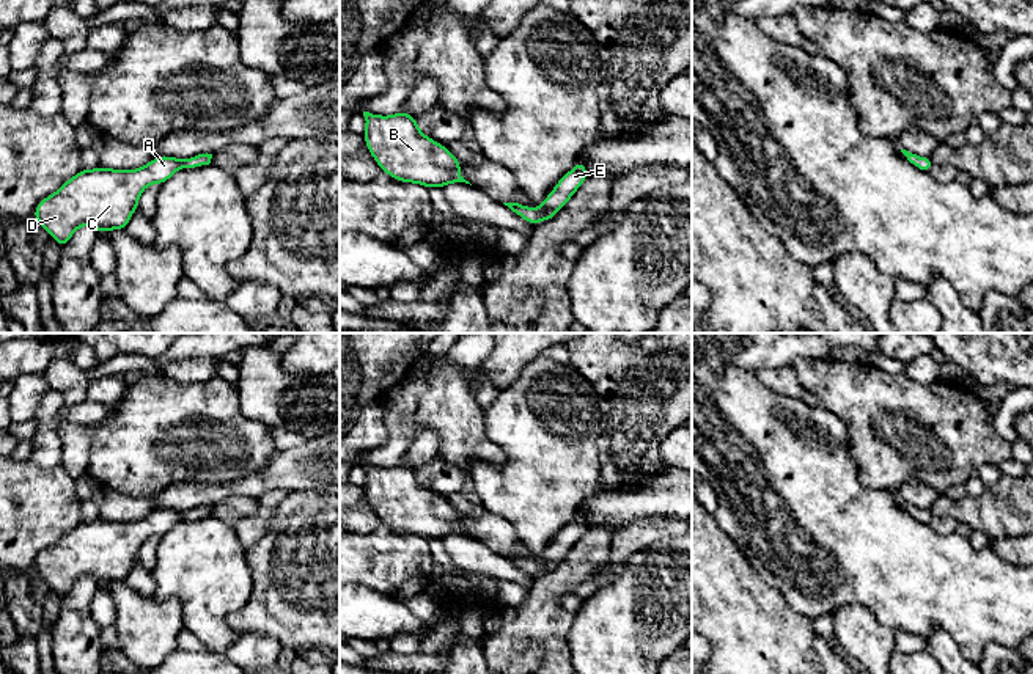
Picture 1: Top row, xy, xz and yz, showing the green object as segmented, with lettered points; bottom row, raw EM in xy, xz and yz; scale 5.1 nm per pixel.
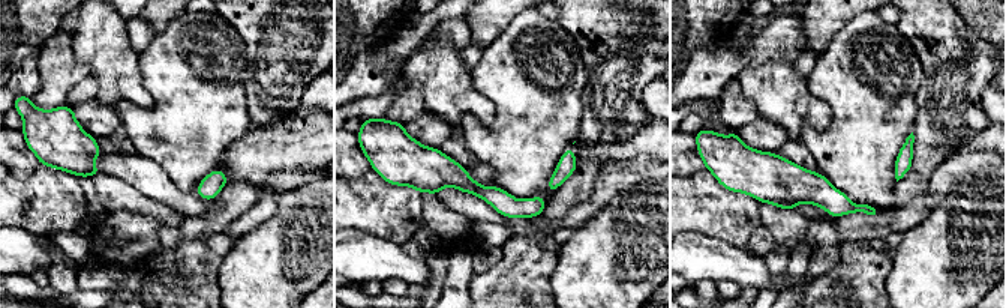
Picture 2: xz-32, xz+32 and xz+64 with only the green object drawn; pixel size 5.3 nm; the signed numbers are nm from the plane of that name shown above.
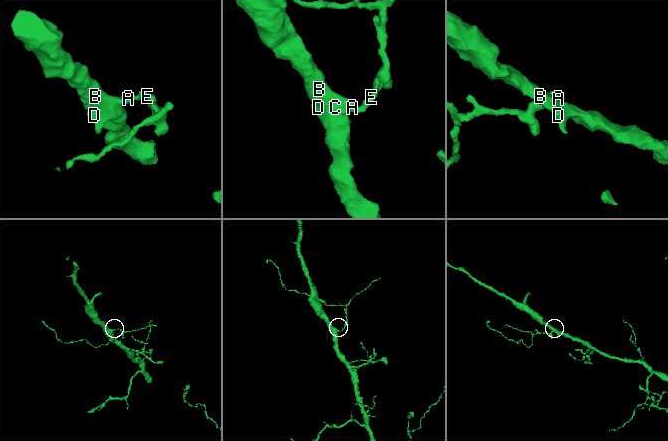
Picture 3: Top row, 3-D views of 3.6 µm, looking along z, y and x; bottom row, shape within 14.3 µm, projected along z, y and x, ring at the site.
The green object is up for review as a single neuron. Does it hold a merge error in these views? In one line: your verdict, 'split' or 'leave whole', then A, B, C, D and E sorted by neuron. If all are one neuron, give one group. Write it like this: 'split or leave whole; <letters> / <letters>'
leave whole; A B C D E

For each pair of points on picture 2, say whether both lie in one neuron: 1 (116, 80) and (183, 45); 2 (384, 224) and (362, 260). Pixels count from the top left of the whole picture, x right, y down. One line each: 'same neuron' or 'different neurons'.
1: different neurons
2: different neurons

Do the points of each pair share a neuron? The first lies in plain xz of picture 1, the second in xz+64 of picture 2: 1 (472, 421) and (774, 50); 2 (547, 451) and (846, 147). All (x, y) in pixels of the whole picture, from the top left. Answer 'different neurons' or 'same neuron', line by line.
1: different neurons
2: same neuron

